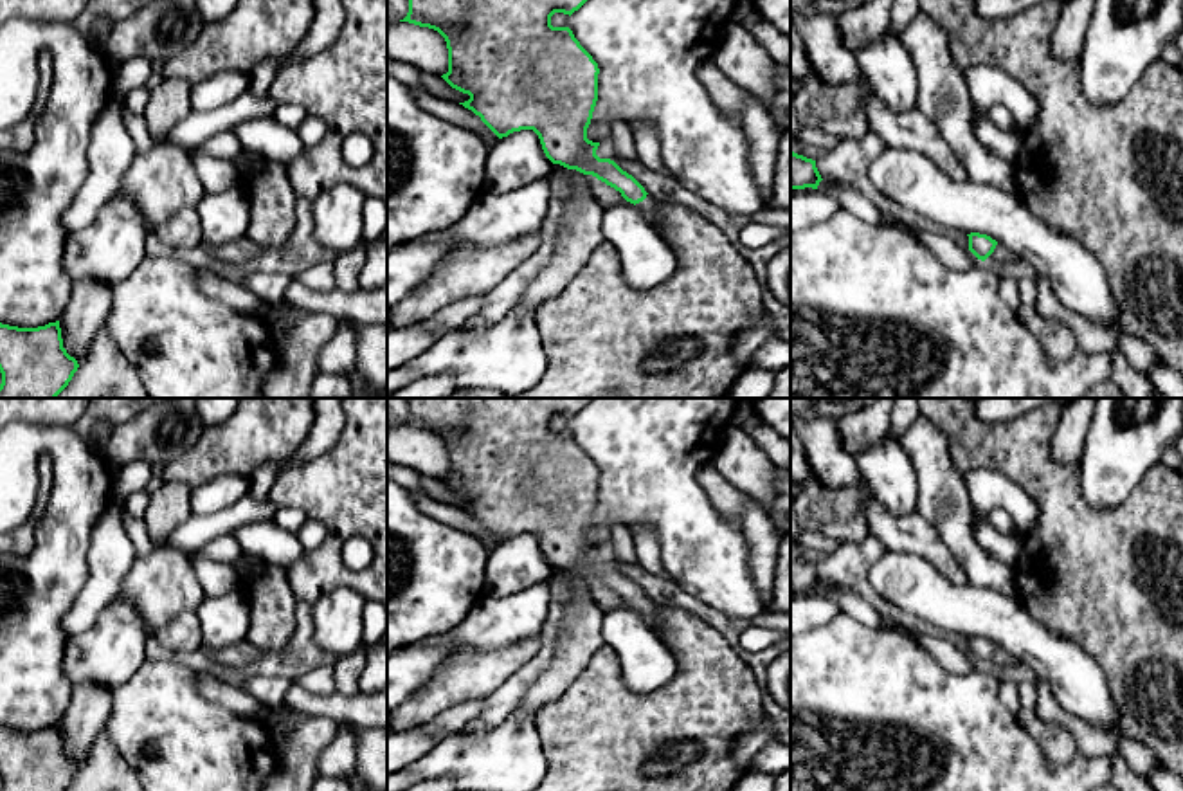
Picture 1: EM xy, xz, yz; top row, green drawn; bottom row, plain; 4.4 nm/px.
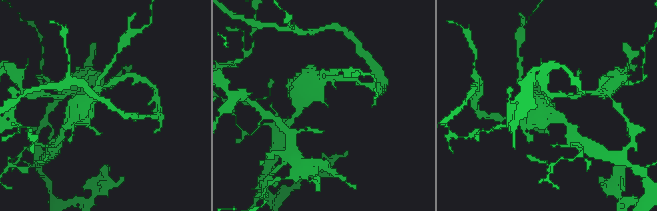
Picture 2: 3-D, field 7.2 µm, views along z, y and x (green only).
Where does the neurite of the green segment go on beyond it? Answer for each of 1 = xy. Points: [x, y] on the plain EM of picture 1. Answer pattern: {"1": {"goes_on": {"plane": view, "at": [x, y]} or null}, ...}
{"1": {"goes_on": null}}

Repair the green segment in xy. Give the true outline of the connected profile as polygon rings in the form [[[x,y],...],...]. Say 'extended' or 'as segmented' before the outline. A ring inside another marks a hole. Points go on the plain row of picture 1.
as segmented; [[[59,724],[38,732],[0,726],[0,791],[67,791],[79,768],[63,751]]]

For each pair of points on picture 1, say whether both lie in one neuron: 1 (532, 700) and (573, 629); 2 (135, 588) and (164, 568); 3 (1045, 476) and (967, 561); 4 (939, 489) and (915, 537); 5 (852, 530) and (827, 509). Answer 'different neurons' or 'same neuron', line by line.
1: same neuron
2: same neuron
3: different neurons
4: different neurons
5: same neuron

